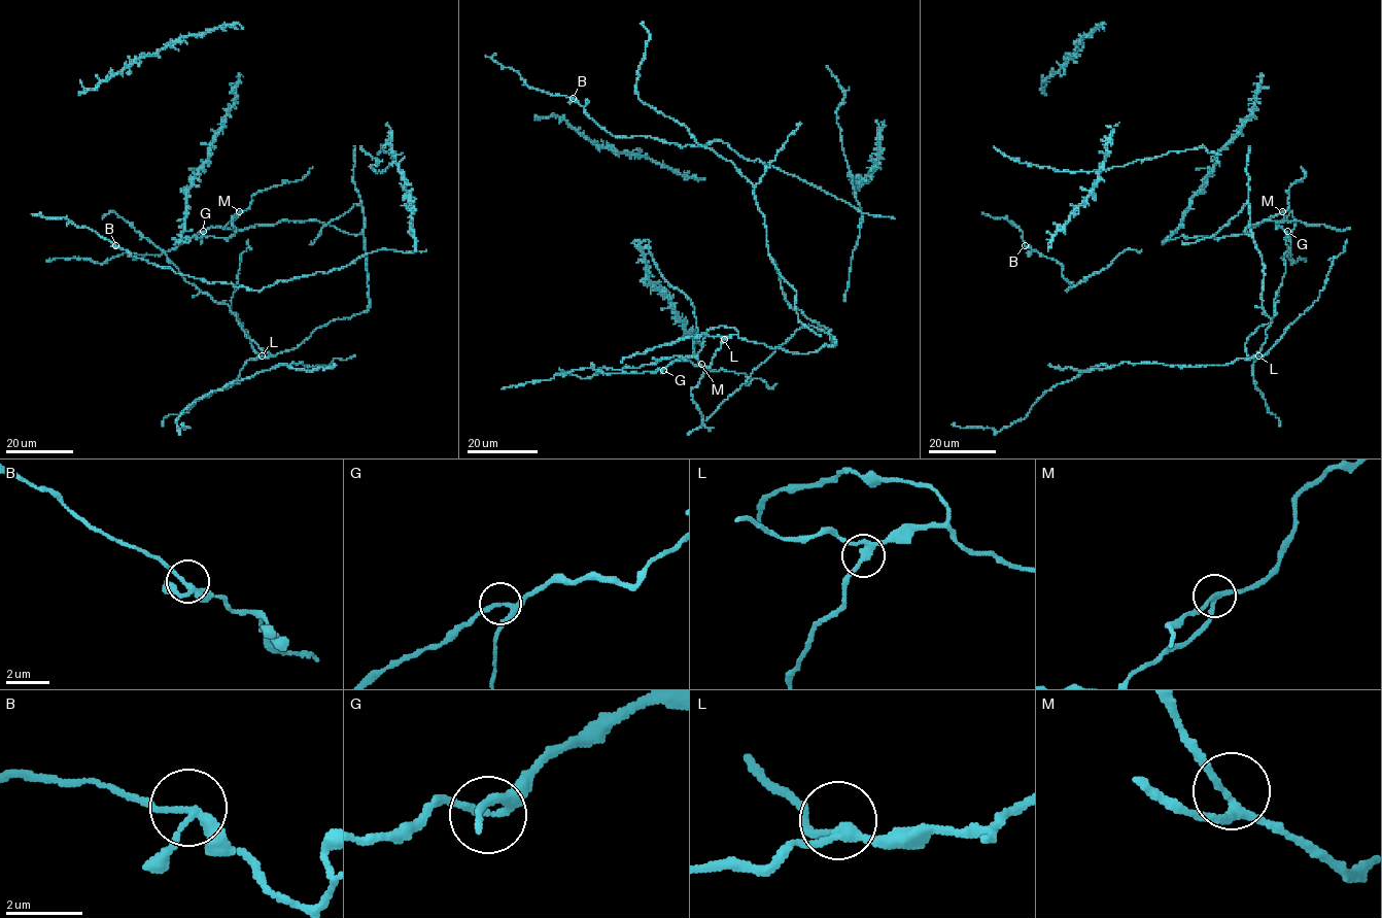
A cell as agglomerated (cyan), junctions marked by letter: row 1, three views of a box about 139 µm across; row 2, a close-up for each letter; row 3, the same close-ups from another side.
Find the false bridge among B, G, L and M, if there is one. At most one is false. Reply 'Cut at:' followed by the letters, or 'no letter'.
Cut at: no letter

